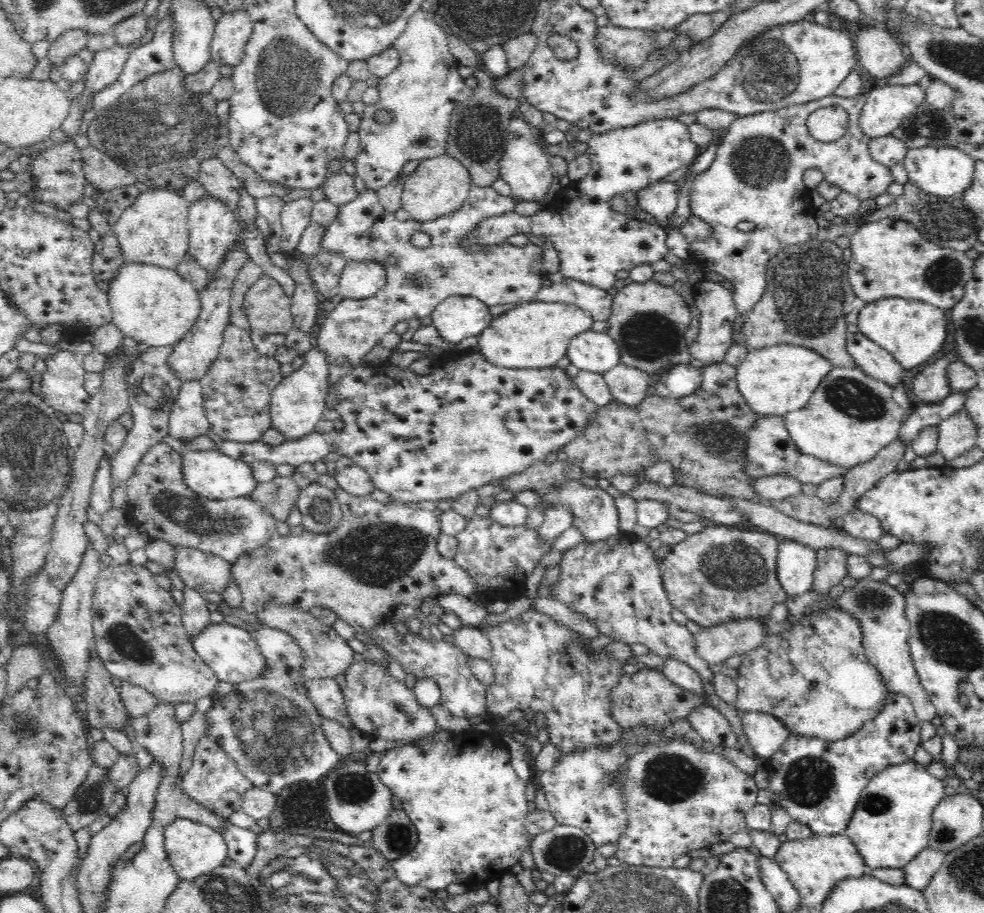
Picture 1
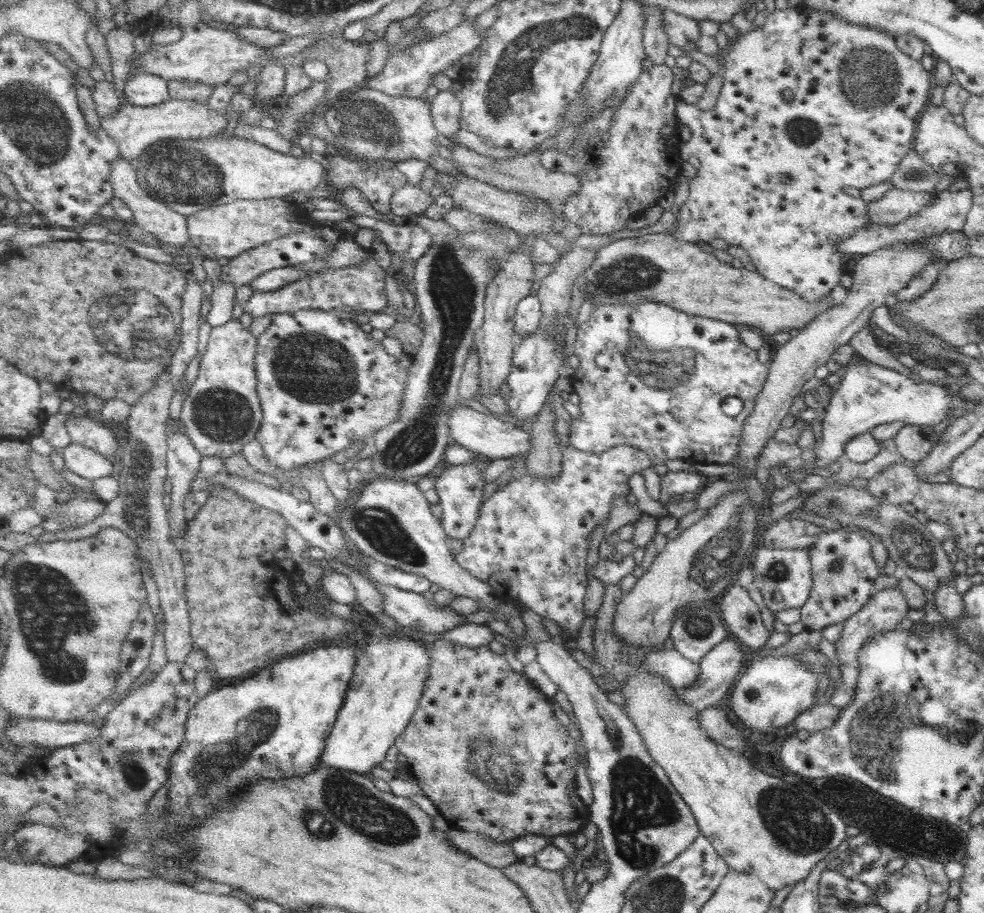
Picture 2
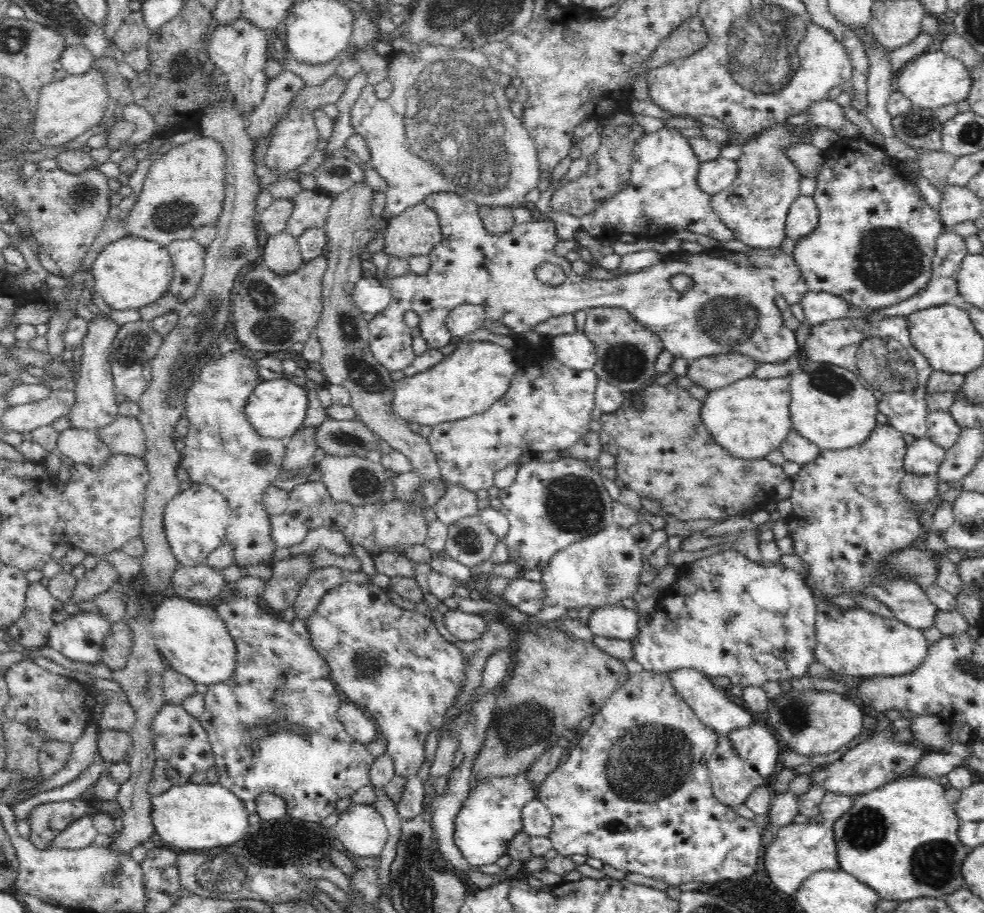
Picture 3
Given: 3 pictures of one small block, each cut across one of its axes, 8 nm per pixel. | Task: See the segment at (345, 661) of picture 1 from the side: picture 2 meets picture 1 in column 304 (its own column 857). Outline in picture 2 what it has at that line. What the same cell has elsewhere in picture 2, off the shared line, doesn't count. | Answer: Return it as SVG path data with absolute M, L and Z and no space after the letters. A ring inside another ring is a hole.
M897 585L895 588L885 588L879 590L876 594L869 595L869 601L861 609L857 610L855 614L852 614L842 622L841 634L833 643L840 672L840 684L835 687L829 701L833 706L843 708L852 701L853 688L855 688L859 670L856 654L862 645L866 643L866 640L880 632L896 629L901 618L906 616L905 614L908 610L909 608L901 595L899 585Z

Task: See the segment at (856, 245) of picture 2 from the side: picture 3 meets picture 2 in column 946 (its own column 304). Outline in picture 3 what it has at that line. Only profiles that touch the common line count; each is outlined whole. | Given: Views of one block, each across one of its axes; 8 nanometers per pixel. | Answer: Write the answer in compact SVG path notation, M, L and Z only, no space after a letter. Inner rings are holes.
M302 190L292 198L292 214L285 230L295 237L309 228L322 228L332 204L332 195L323 190Z

